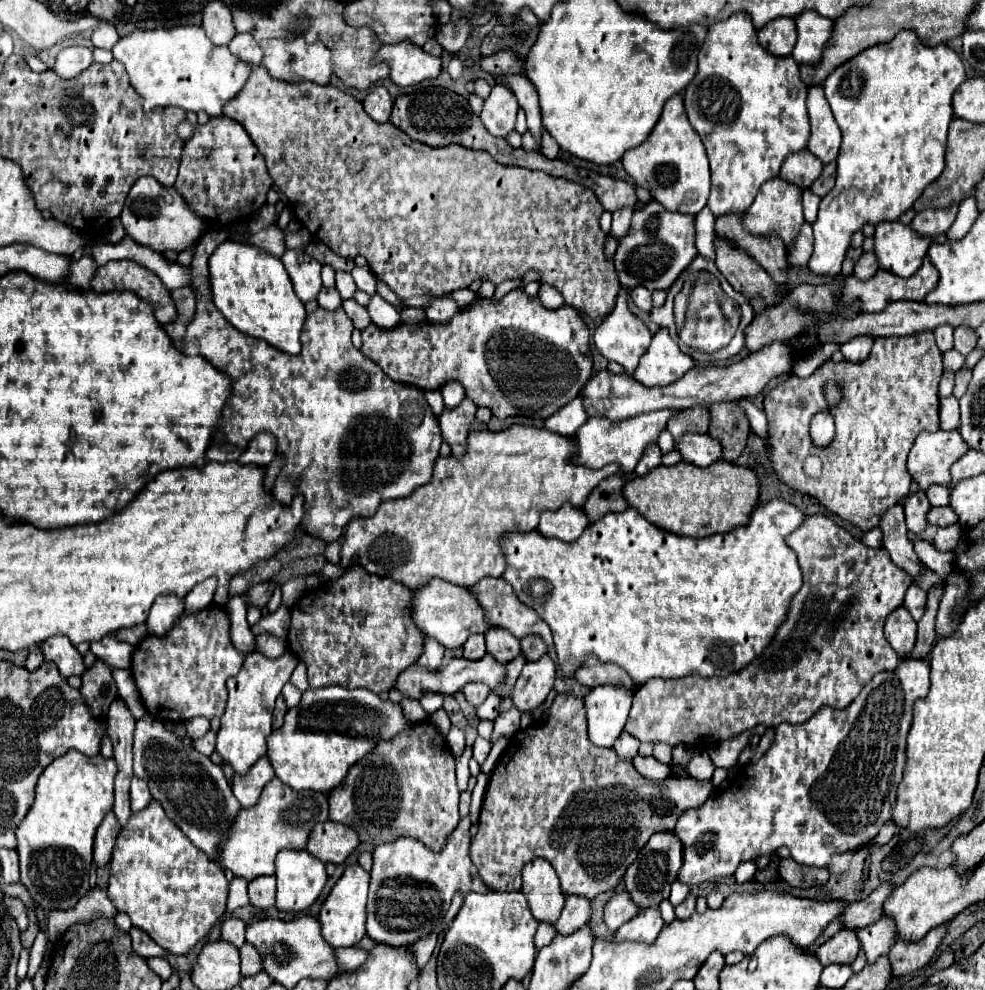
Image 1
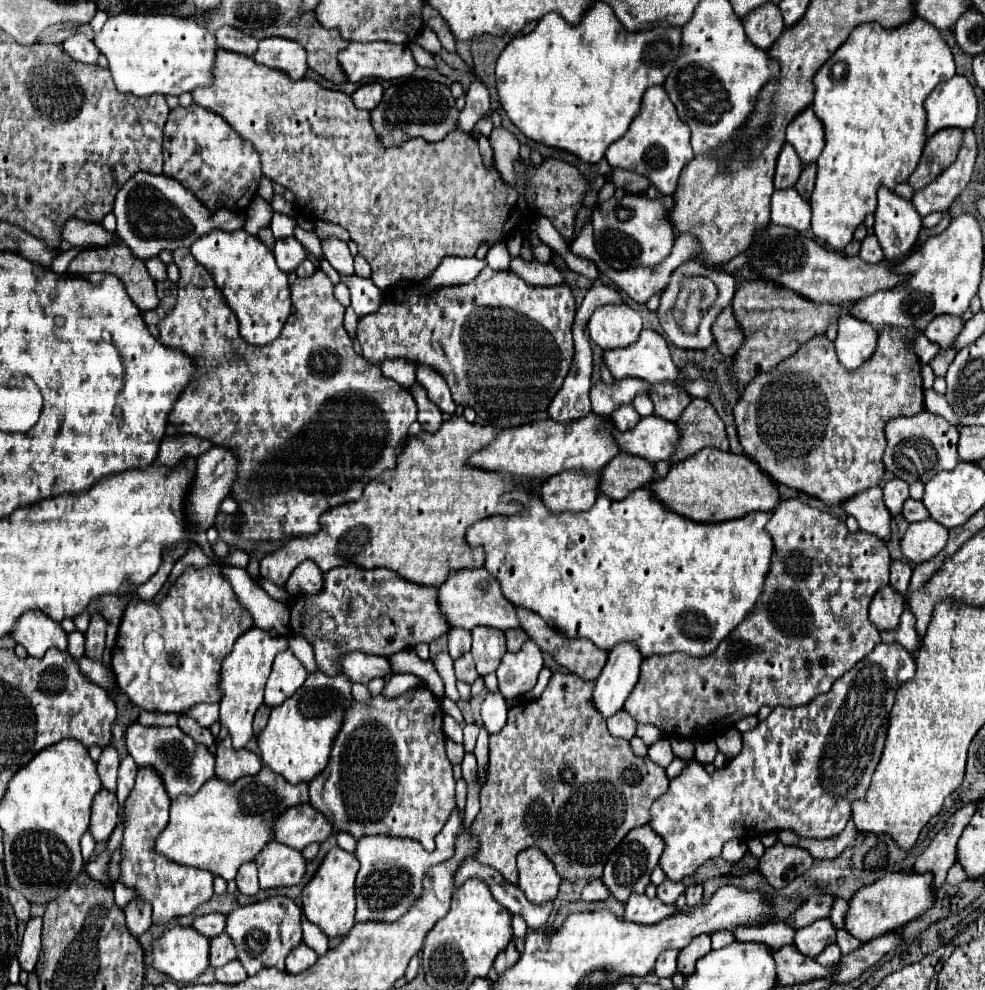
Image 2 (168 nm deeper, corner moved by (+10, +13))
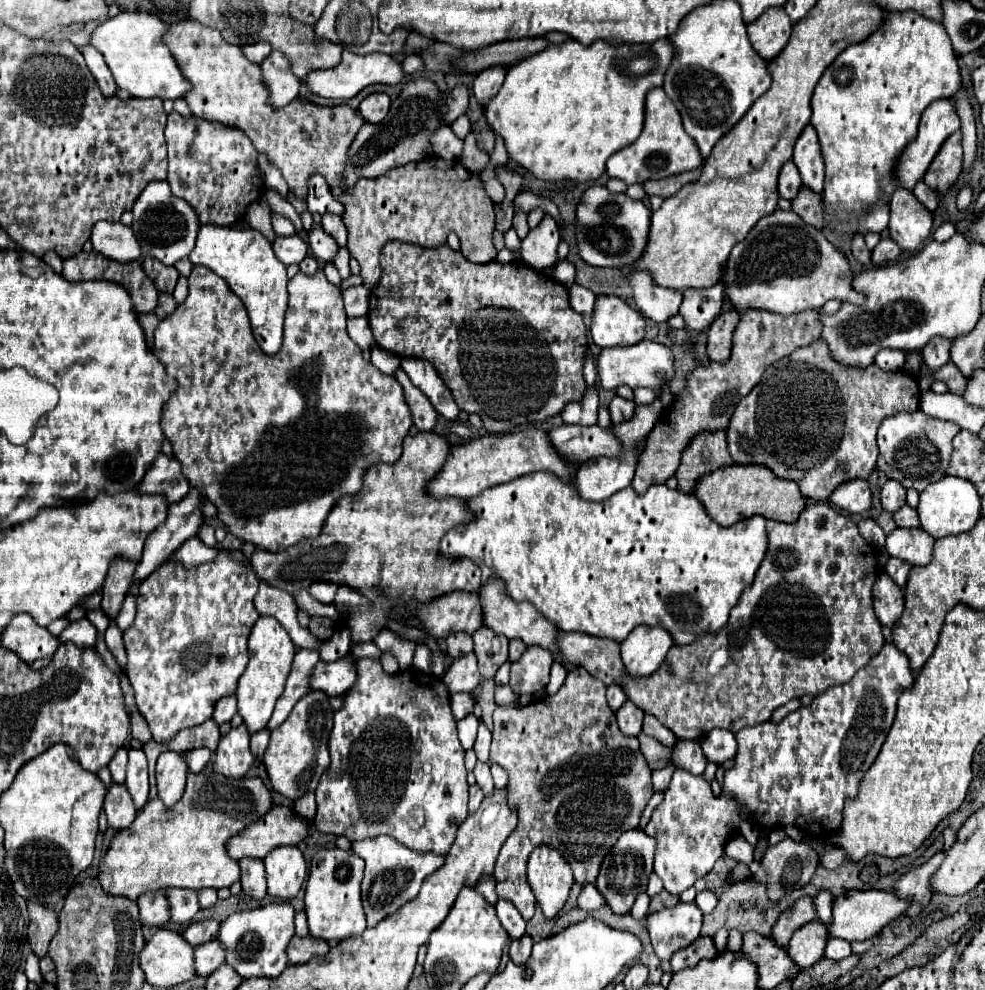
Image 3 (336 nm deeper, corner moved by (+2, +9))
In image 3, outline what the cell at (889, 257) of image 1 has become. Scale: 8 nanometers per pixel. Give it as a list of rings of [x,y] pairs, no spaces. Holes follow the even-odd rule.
[[[898,189],[890,201],[890,239],[906,253],[916,251],[930,235],[932,213],[918,203],[912,191]]]

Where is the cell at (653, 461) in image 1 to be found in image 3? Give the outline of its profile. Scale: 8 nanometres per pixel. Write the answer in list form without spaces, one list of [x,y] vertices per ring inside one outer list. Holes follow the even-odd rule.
[[[614,397],[612,403],[608,405],[610,409],[610,417],[612,417],[612,423],[614,425],[620,425],[620,423],[626,423],[634,417],[634,409],[636,409],[636,403],[634,401],[626,401],[622,397]]]

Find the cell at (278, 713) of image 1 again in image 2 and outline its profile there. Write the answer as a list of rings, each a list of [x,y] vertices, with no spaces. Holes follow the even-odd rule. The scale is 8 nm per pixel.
[[[262,705],[262,707],[256,711],[256,717],[254,717],[254,733],[256,733],[256,735],[266,727],[268,715],[270,715],[270,707],[266,707],[266,705]]]

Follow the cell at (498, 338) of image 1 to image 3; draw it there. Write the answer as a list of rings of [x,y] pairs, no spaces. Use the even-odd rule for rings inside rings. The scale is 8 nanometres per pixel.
[[[390,241],[382,249],[382,279],[380,279],[378,287],[372,289],[368,321],[370,321],[370,329],[374,333],[376,345],[380,345],[382,349],[392,351],[394,355],[400,355],[400,357],[418,357],[418,359],[430,361],[436,367],[436,371],[440,373],[440,377],[444,379],[444,383],[448,385],[448,389],[456,395],[458,407],[466,413],[478,413],[482,417],[484,429],[488,433],[506,433],[506,429],[512,431],[518,425],[554,417],[564,409],[566,403],[580,401],[586,391],[586,381],[582,381],[582,359],[586,353],[588,339],[586,339],[586,327],[584,327],[582,315],[570,307],[568,289],[564,285],[556,283],[554,279],[546,277],[540,271],[534,271],[524,261],[512,261],[506,265],[490,261],[486,265],[476,265],[476,263],[470,263],[468,259],[464,259],[460,253],[454,253],[448,245],[442,245],[436,249],[420,249],[420,247],[414,247],[408,243]]]

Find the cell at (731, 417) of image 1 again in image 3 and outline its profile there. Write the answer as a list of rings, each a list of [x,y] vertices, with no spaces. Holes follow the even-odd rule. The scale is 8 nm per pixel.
[[[702,431],[690,439],[682,451],[682,461],[676,471],[678,491],[690,493],[694,483],[710,471],[716,471],[724,465],[734,463],[728,453],[726,433],[724,431]]]

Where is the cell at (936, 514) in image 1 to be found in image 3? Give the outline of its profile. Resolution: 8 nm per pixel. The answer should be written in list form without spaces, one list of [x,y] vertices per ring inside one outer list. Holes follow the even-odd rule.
[[[910,505],[902,507],[902,511],[896,511],[894,521],[896,521],[898,527],[920,527],[918,511],[914,507],[910,507]]]

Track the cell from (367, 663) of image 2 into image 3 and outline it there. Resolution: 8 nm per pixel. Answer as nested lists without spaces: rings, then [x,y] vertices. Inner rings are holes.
[[[346,655],[338,661],[332,661],[332,663],[320,661],[314,667],[314,675],[312,675],[310,685],[312,685],[312,689],[326,691],[330,697],[346,693],[358,681],[356,665],[358,665],[358,659],[352,655]]]

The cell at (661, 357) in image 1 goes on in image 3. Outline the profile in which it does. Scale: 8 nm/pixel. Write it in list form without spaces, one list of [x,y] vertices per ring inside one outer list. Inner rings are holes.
[[[644,339],[642,343],[638,343],[634,347],[602,349],[602,353],[598,357],[598,377],[600,377],[600,385],[604,389],[616,389],[620,385],[628,385],[632,389],[650,387],[650,389],[658,391],[666,381],[670,381],[674,377],[674,355],[672,355],[670,347],[650,341],[650,339]]]

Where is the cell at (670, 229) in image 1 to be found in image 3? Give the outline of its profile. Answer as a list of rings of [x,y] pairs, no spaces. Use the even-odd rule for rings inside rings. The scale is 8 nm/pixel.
[[[590,187],[576,209],[576,239],[580,257],[598,267],[618,267],[628,269],[634,265],[646,249],[648,231],[650,231],[652,211],[644,201],[630,199],[626,193],[612,195],[606,187]]]

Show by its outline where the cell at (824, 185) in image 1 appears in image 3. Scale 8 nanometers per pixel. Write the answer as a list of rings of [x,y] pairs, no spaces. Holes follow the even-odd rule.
[[[802,187],[798,195],[792,201],[792,211],[798,213],[806,223],[810,223],[816,229],[822,229],[824,225],[824,209],[822,209],[822,195],[812,191],[810,187]]]

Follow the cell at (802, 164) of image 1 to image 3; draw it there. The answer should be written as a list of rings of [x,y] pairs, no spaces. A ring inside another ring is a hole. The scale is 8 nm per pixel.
[[[788,161],[782,171],[780,171],[780,177],[778,177],[778,191],[780,191],[780,197],[784,199],[794,199],[798,195],[802,187],[802,179],[800,179],[800,173],[798,173],[798,167]]]

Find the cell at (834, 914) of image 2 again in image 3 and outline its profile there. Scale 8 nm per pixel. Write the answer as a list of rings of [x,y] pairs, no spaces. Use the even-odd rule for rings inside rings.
[[[820,891],[816,897],[814,897],[814,903],[816,903],[816,913],[818,913],[818,919],[826,925],[832,923],[832,905],[834,905],[834,895],[830,891]]]

